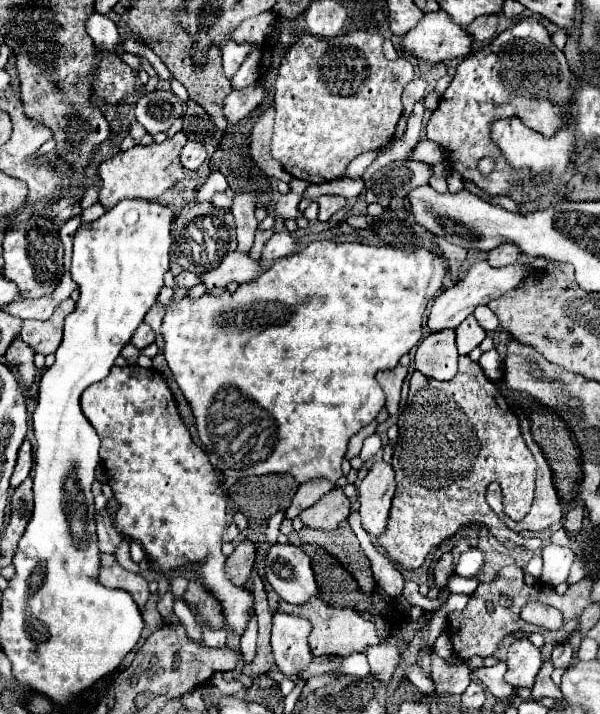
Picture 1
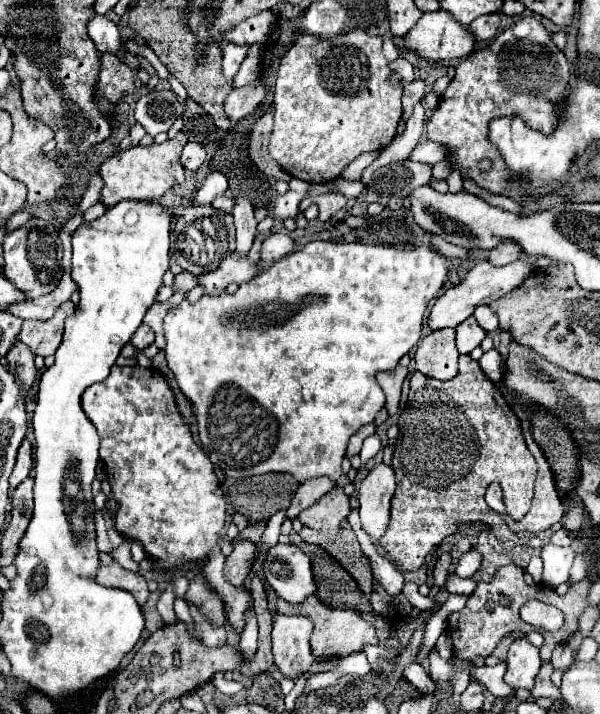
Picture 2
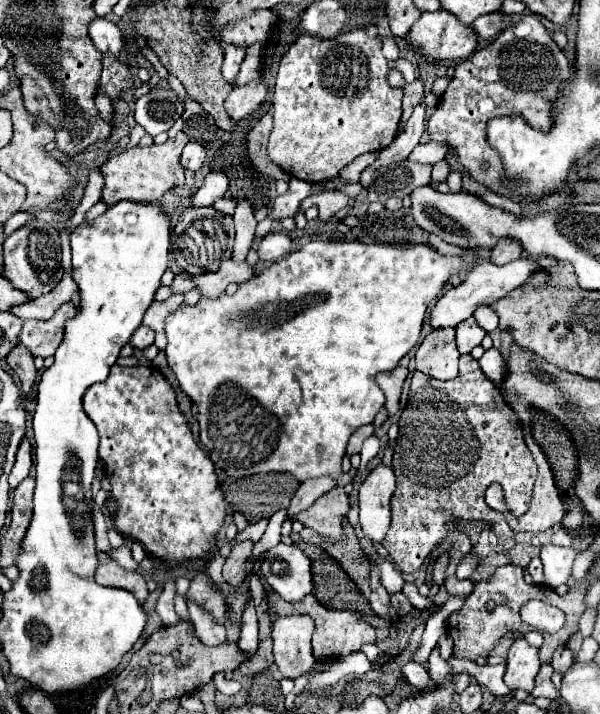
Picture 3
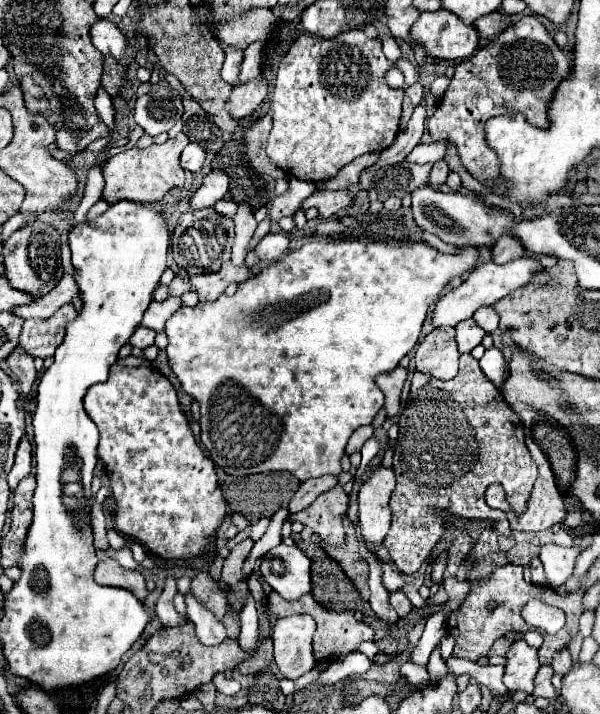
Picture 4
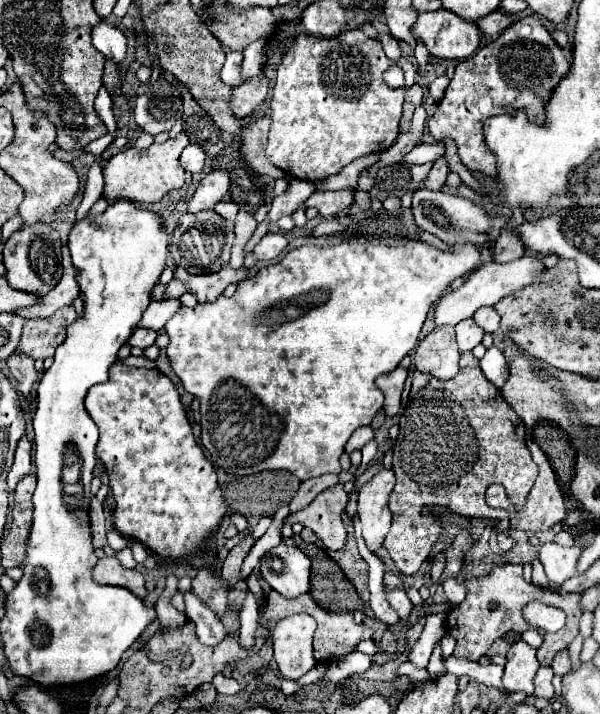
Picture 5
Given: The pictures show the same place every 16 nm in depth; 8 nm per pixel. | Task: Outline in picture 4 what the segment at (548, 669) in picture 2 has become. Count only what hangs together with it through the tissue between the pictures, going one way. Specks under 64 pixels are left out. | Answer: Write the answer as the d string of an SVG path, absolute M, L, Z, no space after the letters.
M542 666L536 674L536 680L534 680L534 696L544 696L544 698L556 698L556 690L552 686L552 666Z

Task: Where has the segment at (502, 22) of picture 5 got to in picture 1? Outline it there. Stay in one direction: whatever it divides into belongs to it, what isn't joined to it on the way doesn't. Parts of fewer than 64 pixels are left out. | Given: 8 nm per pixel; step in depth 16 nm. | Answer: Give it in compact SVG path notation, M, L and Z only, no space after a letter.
M492 14L492 16L480 16L476 22L468 24L466 28L468 28L468 32L472 32L472 36L474 36L476 42L490 40L490 38L494 38L496 28L498 28L498 16L496 14Z

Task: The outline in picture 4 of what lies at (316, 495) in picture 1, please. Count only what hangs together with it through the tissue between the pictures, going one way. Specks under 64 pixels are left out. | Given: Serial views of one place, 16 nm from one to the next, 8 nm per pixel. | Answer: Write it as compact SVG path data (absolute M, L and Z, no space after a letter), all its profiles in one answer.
M318 476L318 478L312 478L312 480L306 480L300 484L296 496L292 498L290 502L290 514L296 514L300 512L302 508L310 506L312 500L316 500L316 496L320 496L322 492L330 490L332 486L338 484L338 478L336 476Z

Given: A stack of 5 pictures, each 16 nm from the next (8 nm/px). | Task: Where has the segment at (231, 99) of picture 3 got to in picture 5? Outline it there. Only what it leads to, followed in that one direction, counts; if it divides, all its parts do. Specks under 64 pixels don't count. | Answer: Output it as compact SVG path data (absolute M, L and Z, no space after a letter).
M264 74L248 78L238 88L232 88L232 112L234 116L248 116L254 108L266 98L268 94L268 80Z

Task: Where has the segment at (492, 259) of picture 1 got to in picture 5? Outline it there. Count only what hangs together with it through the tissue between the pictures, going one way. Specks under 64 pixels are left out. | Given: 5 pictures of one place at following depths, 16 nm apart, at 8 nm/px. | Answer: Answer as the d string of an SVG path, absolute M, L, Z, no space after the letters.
M514 214L510 218L510 222L502 228L498 240L496 240L496 262L510 262L516 258L522 258L526 254L526 246L522 242L522 238L518 236L516 228L524 222L522 214Z

